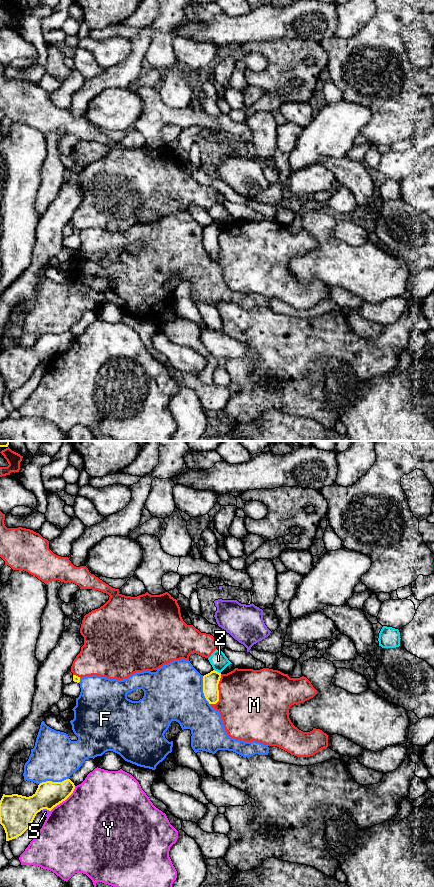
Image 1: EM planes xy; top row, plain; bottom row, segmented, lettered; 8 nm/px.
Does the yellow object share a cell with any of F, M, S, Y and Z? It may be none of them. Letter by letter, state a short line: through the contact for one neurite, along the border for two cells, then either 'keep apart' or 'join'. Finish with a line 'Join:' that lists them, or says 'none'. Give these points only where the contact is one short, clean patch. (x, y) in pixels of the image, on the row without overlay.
F: keep apart
M: keep apart
S: keep apart
Y: keep apart
Z: xy (214, 221), (220, 225) | keep apart
Join: none

